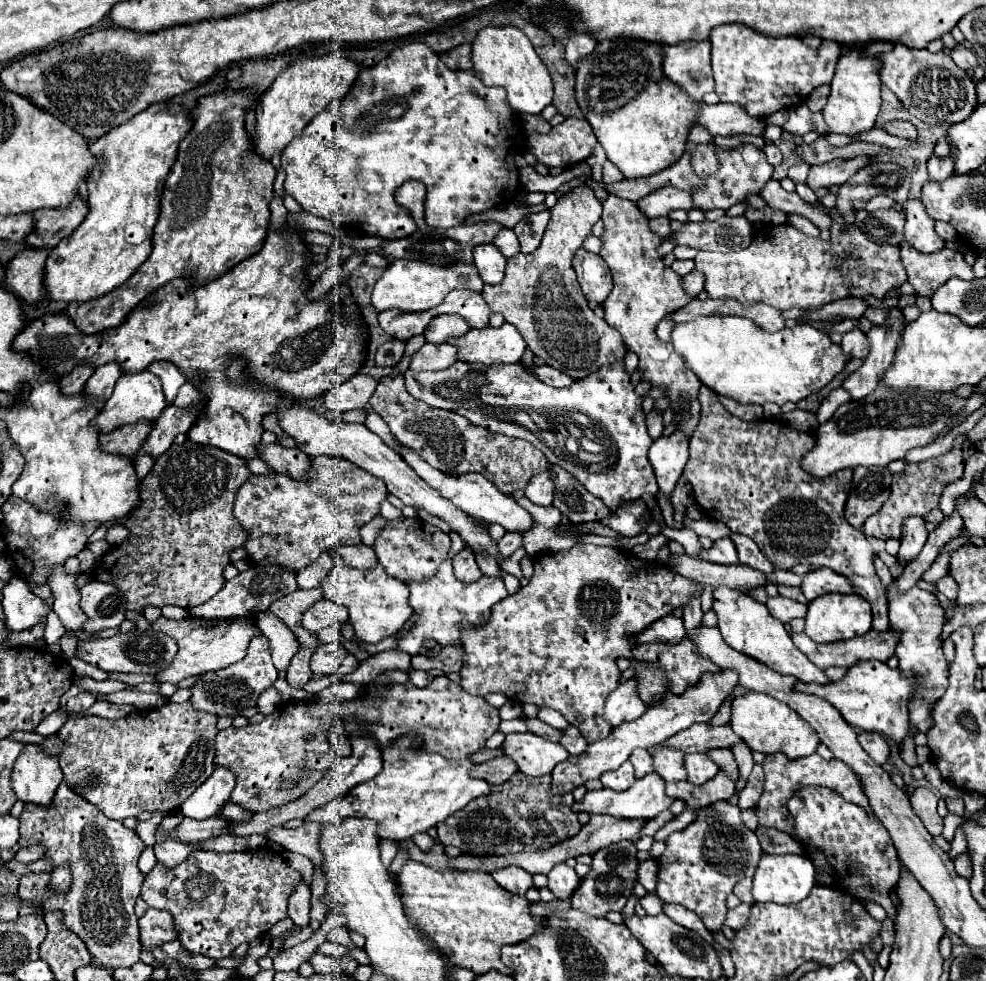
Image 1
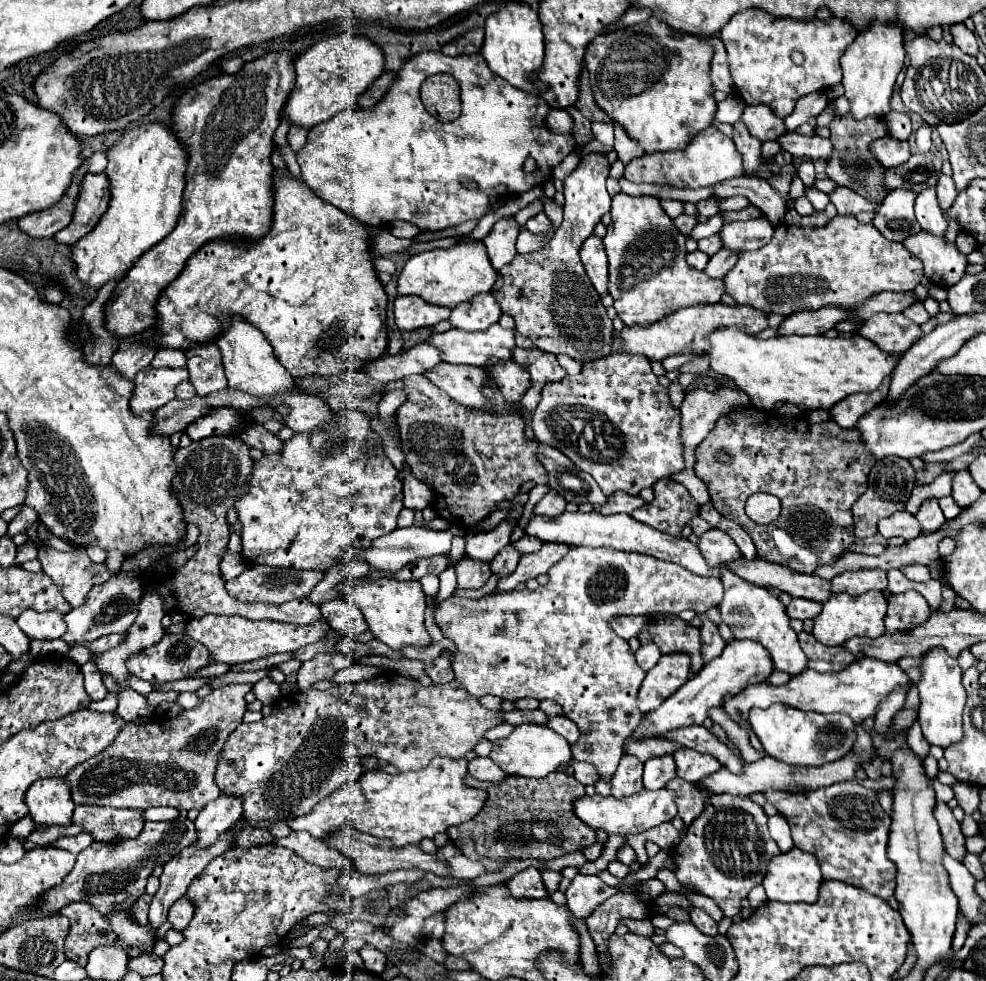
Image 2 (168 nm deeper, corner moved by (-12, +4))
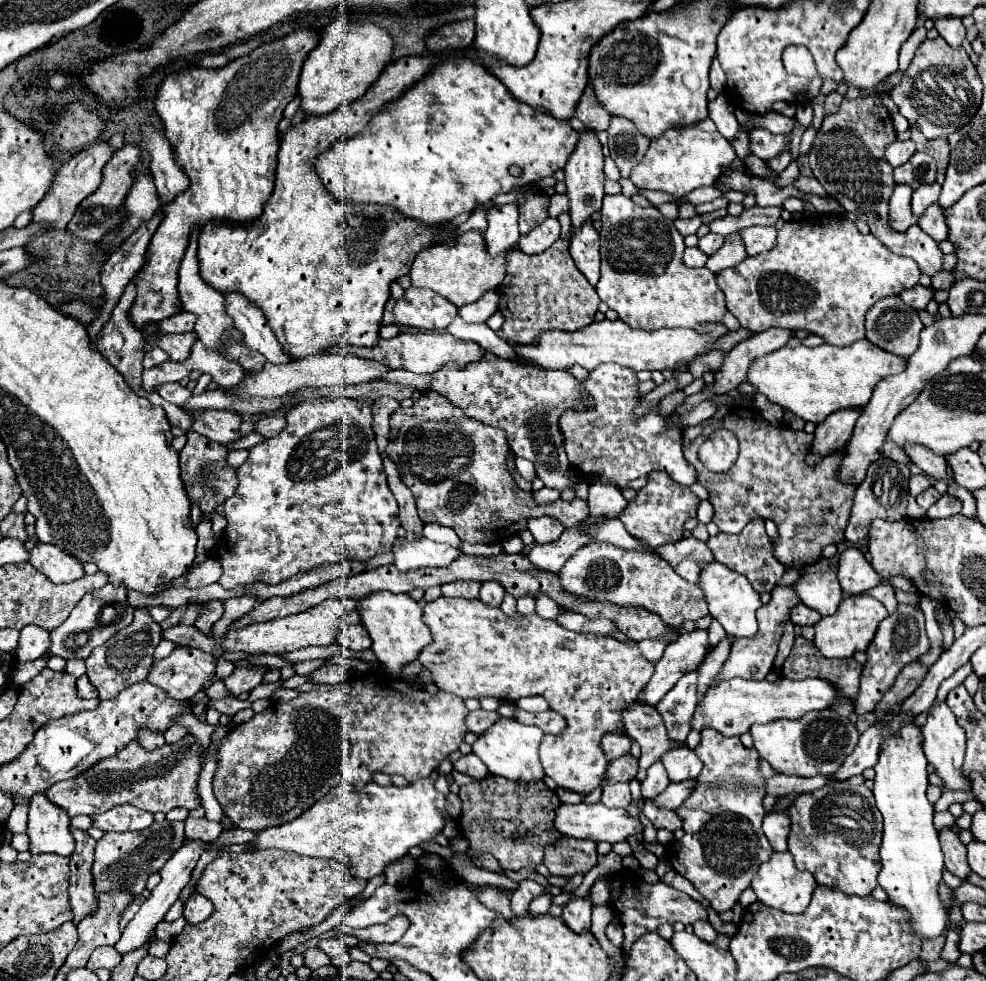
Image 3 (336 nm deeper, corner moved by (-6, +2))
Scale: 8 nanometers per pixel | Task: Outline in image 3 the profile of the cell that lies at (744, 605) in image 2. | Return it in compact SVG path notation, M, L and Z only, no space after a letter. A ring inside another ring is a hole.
M711 562L709 566L703 566L699 586L705 590L705 598L707 598L707 604L709 604L709 614L725 628L725 632L729 636L735 636L735 638L755 636L755 632L757 632L755 612L757 612L757 608L763 606L763 602L761 602L759 594L753 590L753 586L749 584L749 580L745 576L729 570L721 562Z

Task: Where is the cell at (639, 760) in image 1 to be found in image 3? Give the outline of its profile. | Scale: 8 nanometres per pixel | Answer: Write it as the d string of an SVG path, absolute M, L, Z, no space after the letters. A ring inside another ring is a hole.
M655 762L653 766L649 766L645 780L641 782L641 796L647 798L655 798L657 794L661 794L665 788L669 786L669 778L667 778L667 770L661 762Z

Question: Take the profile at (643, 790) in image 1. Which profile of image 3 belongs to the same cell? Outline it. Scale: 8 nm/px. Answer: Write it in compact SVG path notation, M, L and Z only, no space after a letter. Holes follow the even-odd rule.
M601 802L597 804L561 804L557 808L557 818L555 826L561 834L571 836L571 838L583 838L583 840L593 840L593 842L625 842L629 836L641 834L643 824L639 818L633 818L625 808L607 808Z

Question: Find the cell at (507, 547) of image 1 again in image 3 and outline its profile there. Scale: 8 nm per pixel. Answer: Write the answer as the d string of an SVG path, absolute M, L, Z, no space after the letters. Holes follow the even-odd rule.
M489 580L481 586L481 602L485 604L491 604L491 606L499 606L503 602L503 596L505 596L505 588L495 582L495 580Z

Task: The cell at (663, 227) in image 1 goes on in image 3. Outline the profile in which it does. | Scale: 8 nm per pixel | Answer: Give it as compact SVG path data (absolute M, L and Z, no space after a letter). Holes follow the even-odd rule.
M695 216L695 218L689 218L689 220L683 220L683 218L677 218L675 220L675 228L679 230L681 236L689 236L689 234L695 234L697 228L701 226L701 218Z

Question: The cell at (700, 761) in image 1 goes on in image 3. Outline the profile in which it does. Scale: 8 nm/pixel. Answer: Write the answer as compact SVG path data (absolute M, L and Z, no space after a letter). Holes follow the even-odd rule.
M683 746L677 750L669 750L669 754L661 758L661 762L667 768L671 782L683 782L689 778L697 778L699 772L703 770L703 762L697 758L697 754Z

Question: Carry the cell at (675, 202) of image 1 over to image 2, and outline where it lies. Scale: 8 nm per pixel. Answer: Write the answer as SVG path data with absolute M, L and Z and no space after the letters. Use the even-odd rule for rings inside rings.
M731 196L731 198L721 200L719 210L743 210L747 206L749 206L749 200L745 196Z

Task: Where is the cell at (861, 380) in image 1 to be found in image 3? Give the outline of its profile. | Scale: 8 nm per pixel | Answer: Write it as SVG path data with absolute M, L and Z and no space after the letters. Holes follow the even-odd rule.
M843 408L835 414L829 414L821 424L817 424L809 464L817 464L823 454L847 444L853 436L855 422L861 416L861 412L863 408Z

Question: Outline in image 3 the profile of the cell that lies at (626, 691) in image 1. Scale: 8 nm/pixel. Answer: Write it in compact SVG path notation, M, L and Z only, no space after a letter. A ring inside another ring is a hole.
M705 630L683 632L677 642L671 642L665 648L661 660L655 664L653 678L643 688L645 704L655 706L677 684L685 670L693 670L693 666L697 666L697 662L701 662L701 658L705 656L705 646Z

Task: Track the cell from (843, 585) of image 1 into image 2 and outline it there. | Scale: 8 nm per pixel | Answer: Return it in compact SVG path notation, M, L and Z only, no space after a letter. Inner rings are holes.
M873 568L873 570L853 570L843 572L831 580L833 594L847 592L853 596L865 594L867 590L885 590L887 588L887 572Z

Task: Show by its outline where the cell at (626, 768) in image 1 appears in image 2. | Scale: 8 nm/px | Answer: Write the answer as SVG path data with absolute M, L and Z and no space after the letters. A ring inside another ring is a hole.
M625 754L611 780L611 796L625 798L625 796L639 792L643 788L641 774L643 774L643 762L637 760L635 756Z

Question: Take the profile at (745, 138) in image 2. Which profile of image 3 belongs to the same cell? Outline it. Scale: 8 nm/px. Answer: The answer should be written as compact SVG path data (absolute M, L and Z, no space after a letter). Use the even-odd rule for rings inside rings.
M717 96L713 102L709 102L709 118L717 124L717 130L731 142L737 132L741 130L737 118L735 118L735 106L725 98Z

